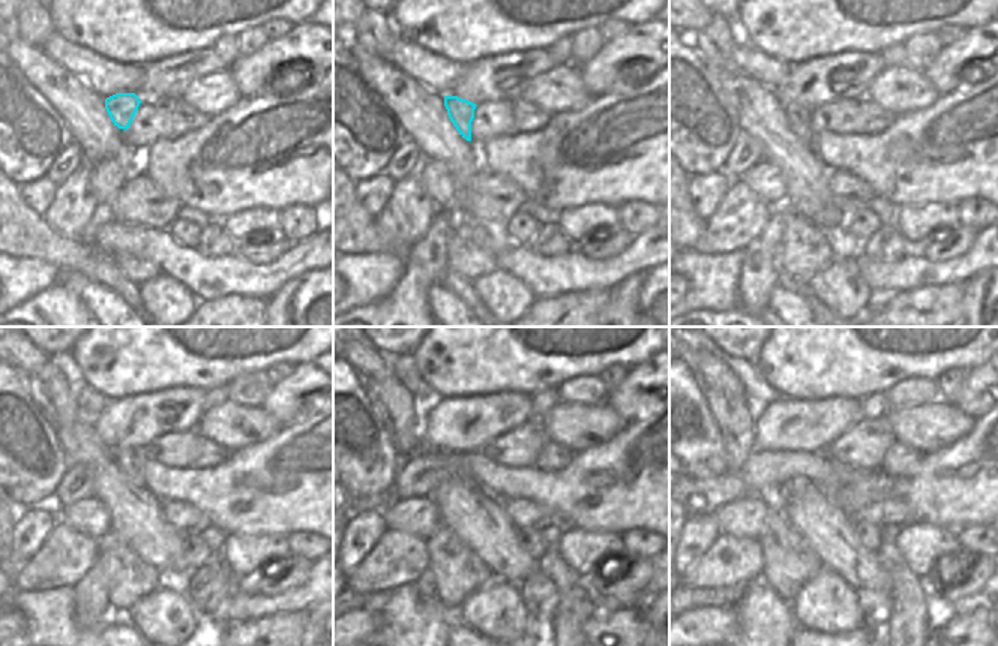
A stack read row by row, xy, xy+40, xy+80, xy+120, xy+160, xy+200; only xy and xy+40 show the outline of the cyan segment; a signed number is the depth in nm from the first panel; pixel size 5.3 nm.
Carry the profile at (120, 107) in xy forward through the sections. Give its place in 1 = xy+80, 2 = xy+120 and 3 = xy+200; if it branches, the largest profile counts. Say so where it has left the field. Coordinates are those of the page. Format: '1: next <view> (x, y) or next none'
1: next xy+80 (799, 116)
2: next xy+120 (129, 459)
3: next xy+200 (799, 486)

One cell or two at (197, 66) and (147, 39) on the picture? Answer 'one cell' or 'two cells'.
two cells

